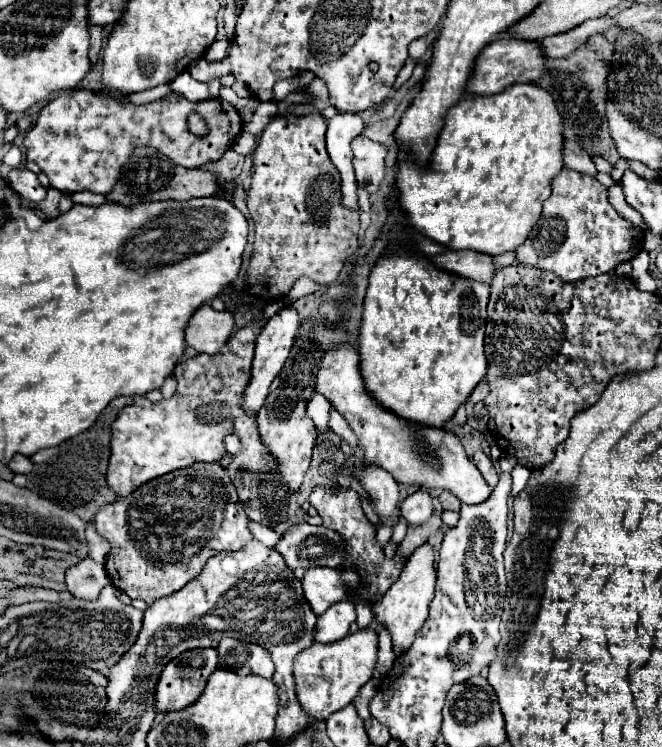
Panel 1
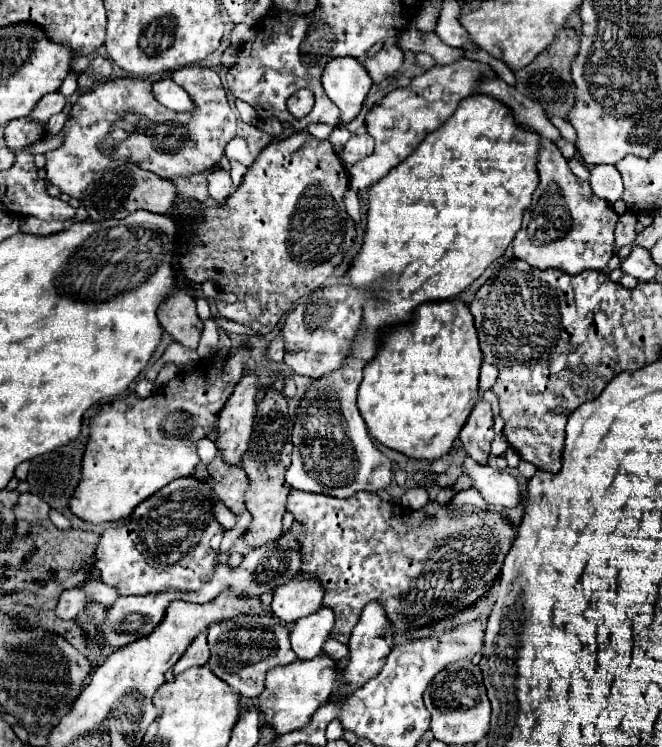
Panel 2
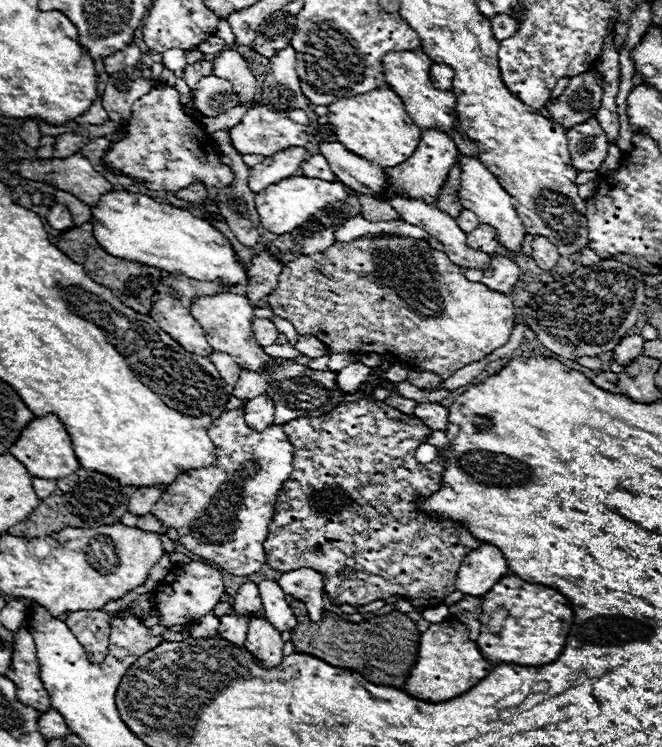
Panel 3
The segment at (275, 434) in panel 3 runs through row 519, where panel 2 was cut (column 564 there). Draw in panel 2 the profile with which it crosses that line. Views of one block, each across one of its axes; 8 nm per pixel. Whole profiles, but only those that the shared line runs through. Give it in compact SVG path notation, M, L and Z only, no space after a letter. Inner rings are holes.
M540 140L538 158L540 184L532 196L532 204L524 212L522 228L516 234L512 248L514 258L528 262L534 268L558 268L568 274L584 270L604 270L614 250L614 228L618 214L604 200L592 194L590 182L580 180L550 140Z

